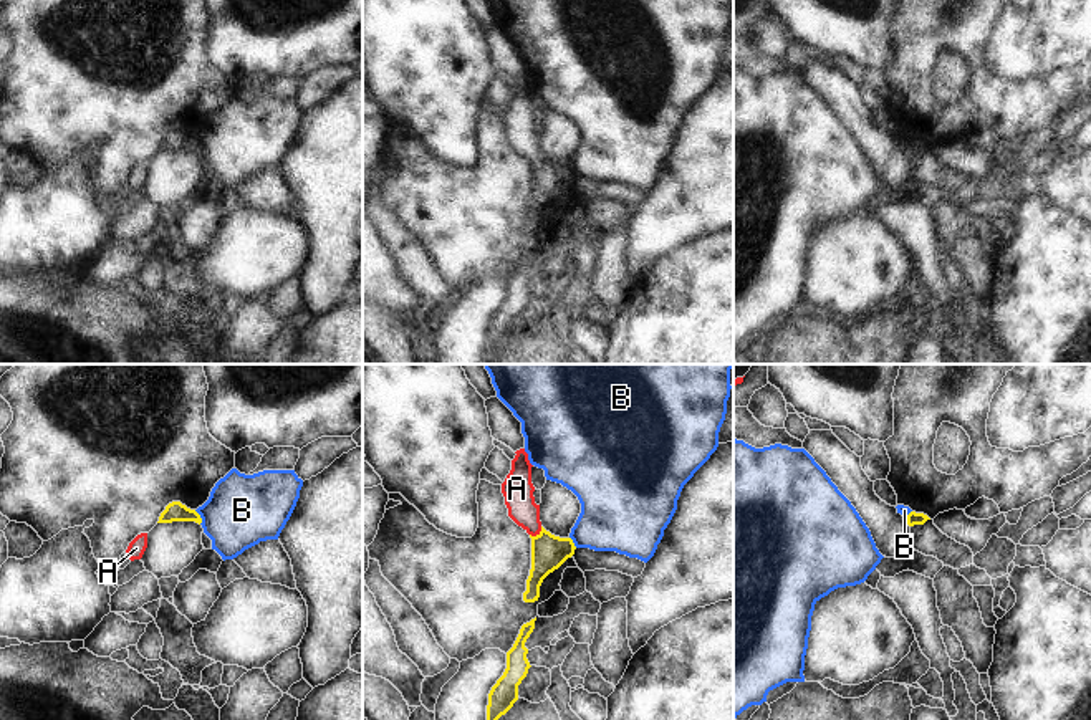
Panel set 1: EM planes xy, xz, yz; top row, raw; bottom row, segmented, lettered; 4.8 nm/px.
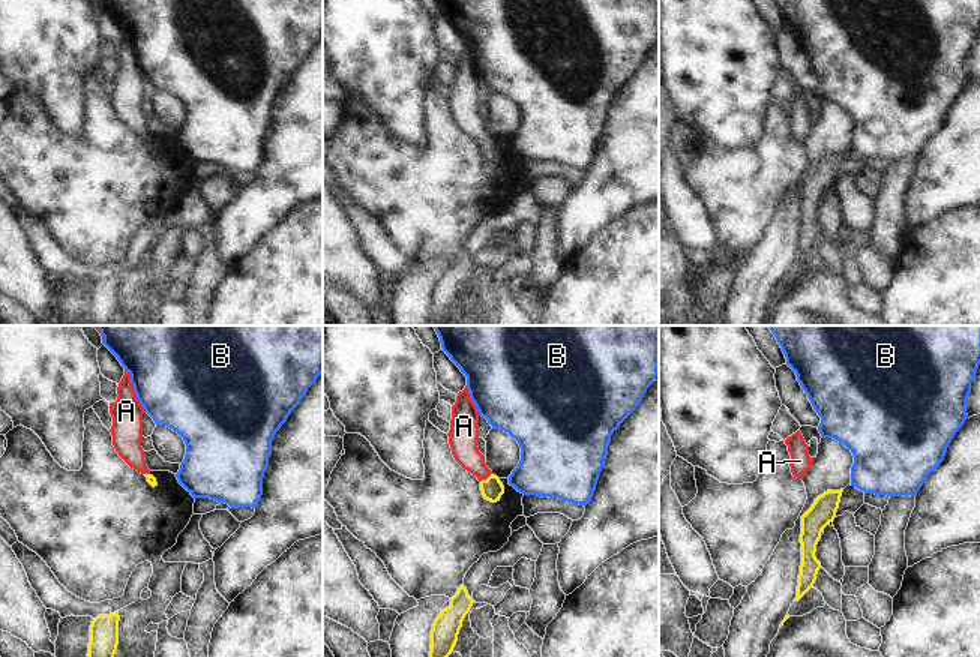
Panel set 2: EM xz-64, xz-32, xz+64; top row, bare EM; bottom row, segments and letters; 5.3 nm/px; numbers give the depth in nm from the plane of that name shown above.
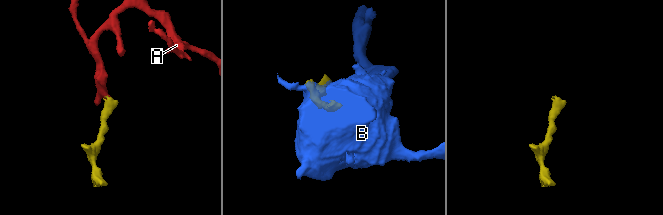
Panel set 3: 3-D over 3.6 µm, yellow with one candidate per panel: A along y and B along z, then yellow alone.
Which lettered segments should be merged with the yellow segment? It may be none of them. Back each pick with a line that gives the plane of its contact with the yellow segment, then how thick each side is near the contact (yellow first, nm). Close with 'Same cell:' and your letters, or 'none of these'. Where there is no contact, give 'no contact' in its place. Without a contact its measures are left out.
A: meets yellow in xz; 170 nm thick on the yellow side, 150 nm on the other
Same cell: A

